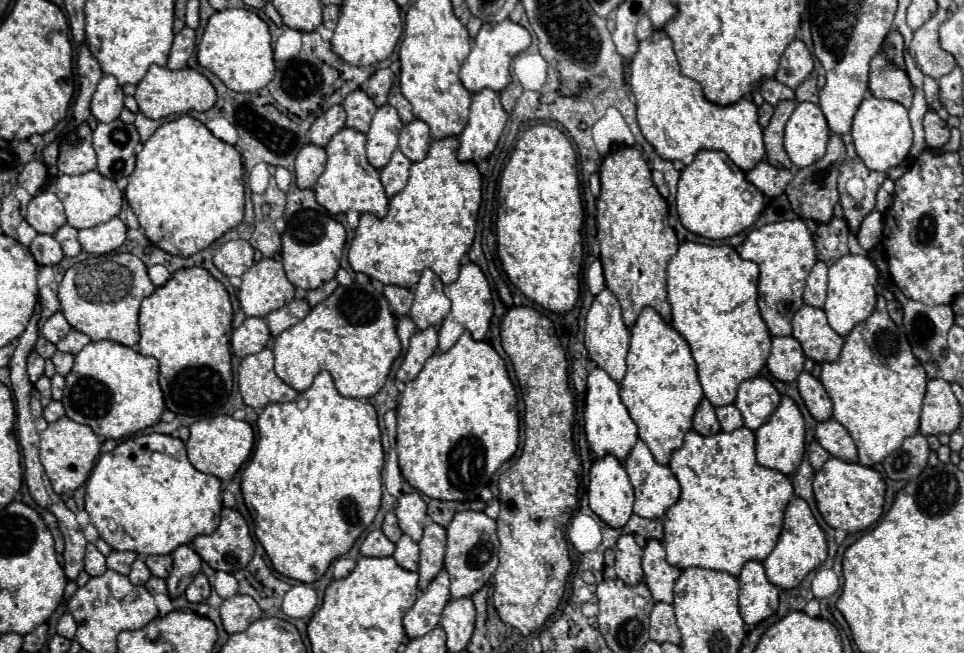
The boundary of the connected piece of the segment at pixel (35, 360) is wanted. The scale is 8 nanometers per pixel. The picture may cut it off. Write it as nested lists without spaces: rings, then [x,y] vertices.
[[[33,351],[33,353],[29,355],[29,361],[27,361],[27,373],[29,373],[31,383],[35,383],[35,381],[43,375],[43,365],[45,365],[45,361]]]

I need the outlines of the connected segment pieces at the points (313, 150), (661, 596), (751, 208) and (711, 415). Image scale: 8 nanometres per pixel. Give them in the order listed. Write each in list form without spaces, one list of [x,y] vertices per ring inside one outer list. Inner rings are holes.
[[[305,145],[295,159],[295,181],[299,189],[313,189],[319,175],[325,171],[325,149],[317,145]]]
[[[647,541],[643,549],[643,571],[645,585],[649,587],[655,601],[673,603],[673,585],[681,575],[679,567],[673,567],[665,561],[665,549],[659,541]]]
[[[699,151],[695,161],[681,171],[675,205],[685,229],[721,241],[751,227],[765,207],[765,197],[745,181],[745,173],[735,167],[723,151]],[[745,193],[751,195],[749,201]]]
[[[703,399],[695,411],[695,417],[693,417],[693,431],[697,431],[699,435],[707,437],[707,435],[717,435],[721,431],[721,425],[717,421],[717,415],[715,415],[715,407]]]

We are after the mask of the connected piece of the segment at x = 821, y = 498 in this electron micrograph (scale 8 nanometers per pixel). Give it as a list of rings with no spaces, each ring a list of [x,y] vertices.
[[[831,457],[813,477],[813,493],[817,499],[817,509],[827,525],[841,529],[845,533],[865,531],[875,525],[883,513],[883,495],[885,483],[881,475],[859,463],[845,463],[837,457]]]

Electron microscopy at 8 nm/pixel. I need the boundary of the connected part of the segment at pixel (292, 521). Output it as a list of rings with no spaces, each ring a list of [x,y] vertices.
[[[321,371],[313,385],[297,395],[297,401],[291,403],[273,403],[267,405],[256,421],[258,439],[255,445],[255,451],[249,459],[249,465],[243,469],[240,477],[240,487],[243,491],[243,499],[245,505],[249,509],[249,515],[253,519],[255,525],[255,537],[259,539],[259,543],[263,545],[273,569],[289,579],[295,579],[299,583],[313,583],[317,579],[321,579],[327,571],[327,567],[331,565],[333,559],[337,559],[339,555],[345,555],[353,543],[359,539],[359,535],[371,525],[371,521],[375,519],[379,505],[381,505],[381,469],[383,469],[383,449],[381,449],[381,429],[379,429],[379,421],[377,421],[377,411],[371,403],[361,401],[361,399],[347,399],[341,397],[333,385],[333,379],[327,371]]]

